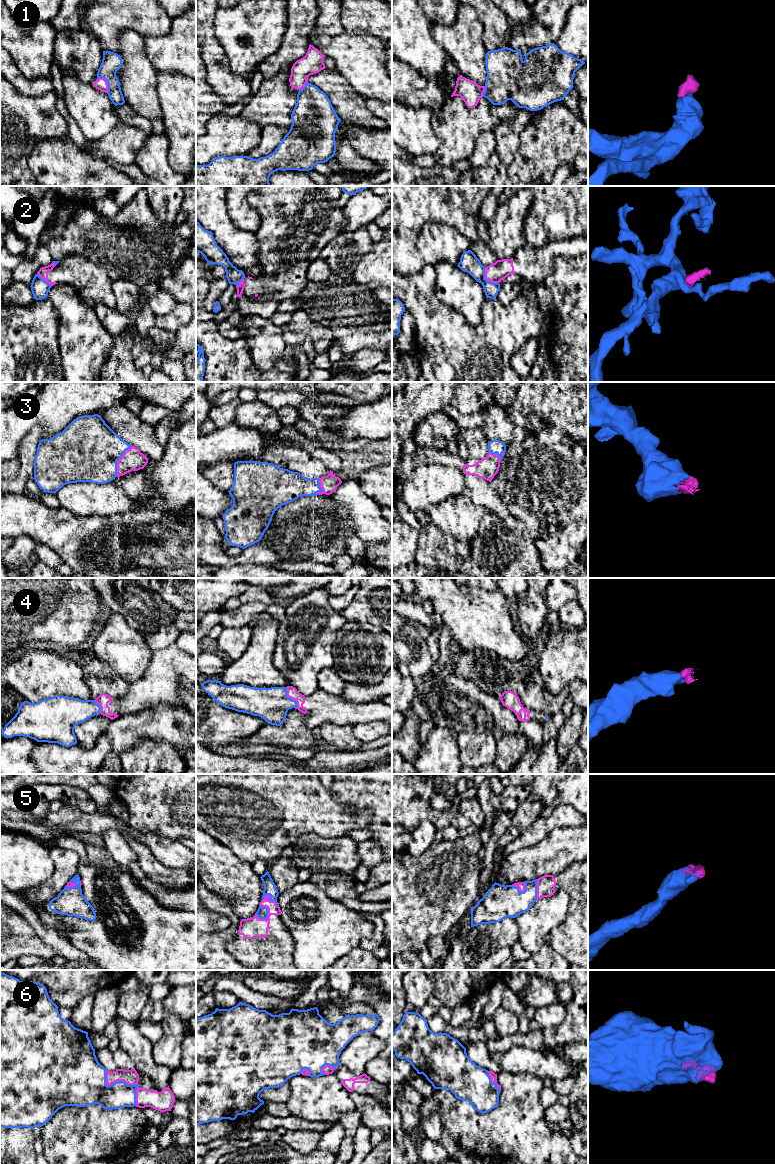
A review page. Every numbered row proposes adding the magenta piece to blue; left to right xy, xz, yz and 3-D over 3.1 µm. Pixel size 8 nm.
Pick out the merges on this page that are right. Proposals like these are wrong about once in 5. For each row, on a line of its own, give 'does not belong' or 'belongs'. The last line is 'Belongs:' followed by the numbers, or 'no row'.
1: belongs
2: does not belong
3: belongs
4: belongs
5: belongs
6: belongs
Belongs: 1, 3, 4, 5, 6

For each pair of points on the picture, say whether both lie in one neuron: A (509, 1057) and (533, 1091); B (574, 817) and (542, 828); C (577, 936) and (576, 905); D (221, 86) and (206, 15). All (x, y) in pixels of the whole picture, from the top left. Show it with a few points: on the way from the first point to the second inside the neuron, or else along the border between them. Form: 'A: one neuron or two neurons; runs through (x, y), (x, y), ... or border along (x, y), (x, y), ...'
A: two neurons; border along (503, 1071), (532, 1073), (542, 1079)
B: one neuron; runs through (566, 817), (560, 817), (550, 823)
C: one neuron; runs through (577, 928), (577, 913)
D: one neuron; runs through (217, 68), (213, 64), (213, 53), (206, 33)

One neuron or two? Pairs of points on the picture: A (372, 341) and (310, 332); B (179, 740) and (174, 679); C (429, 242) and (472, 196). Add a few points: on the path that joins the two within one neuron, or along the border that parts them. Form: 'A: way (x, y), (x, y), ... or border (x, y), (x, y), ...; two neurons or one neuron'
A: border (314, 321), (329, 326), (332, 329), (332, 343); two neurons
B: border (185, 706), (162, 703), (153, 707); two neurons
C: border (423, 225), (444, 222), (466, 237); two neurons

